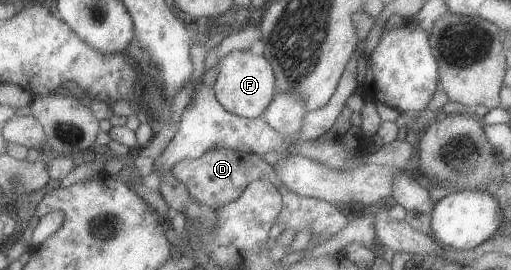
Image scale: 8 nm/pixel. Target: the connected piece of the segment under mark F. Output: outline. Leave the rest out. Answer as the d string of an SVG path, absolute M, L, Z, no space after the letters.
M250 50L235 51L220 61L219 78L215 89L219 100L233 114L257 118L265 116L276 99L279 84L276 69L268 54L259 55Z

